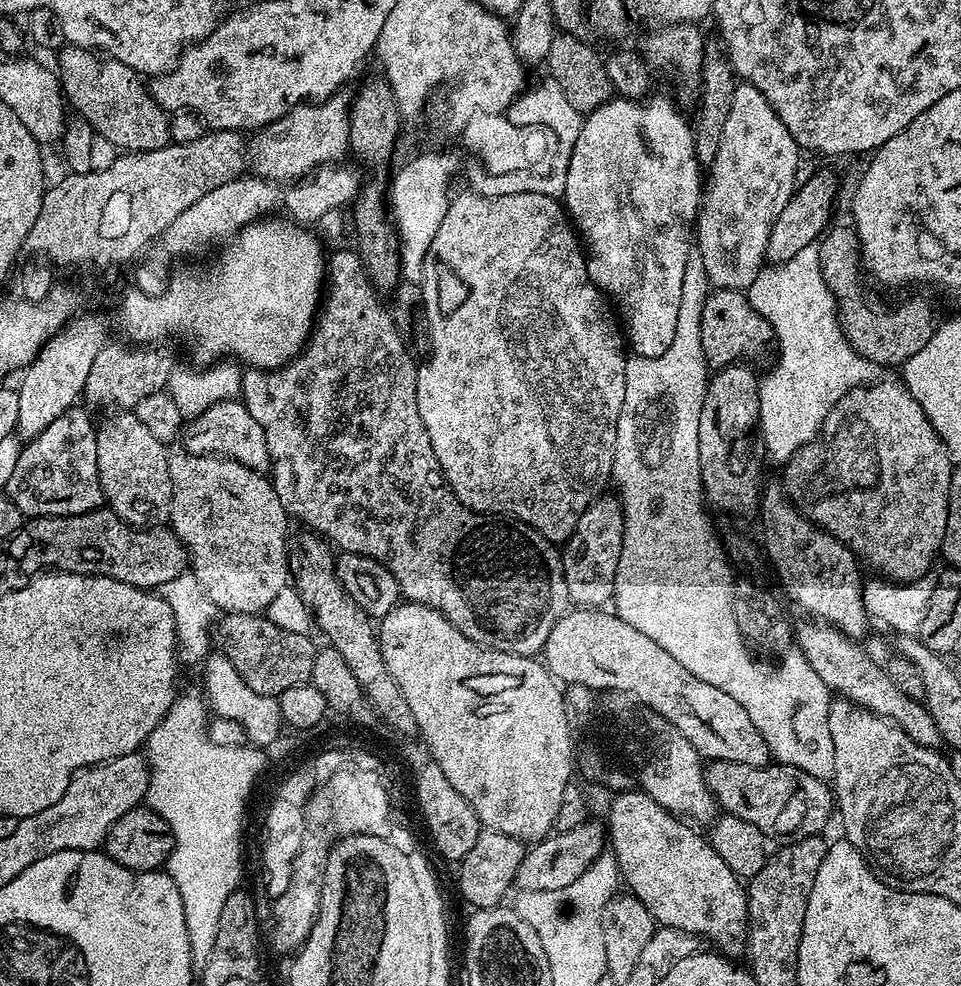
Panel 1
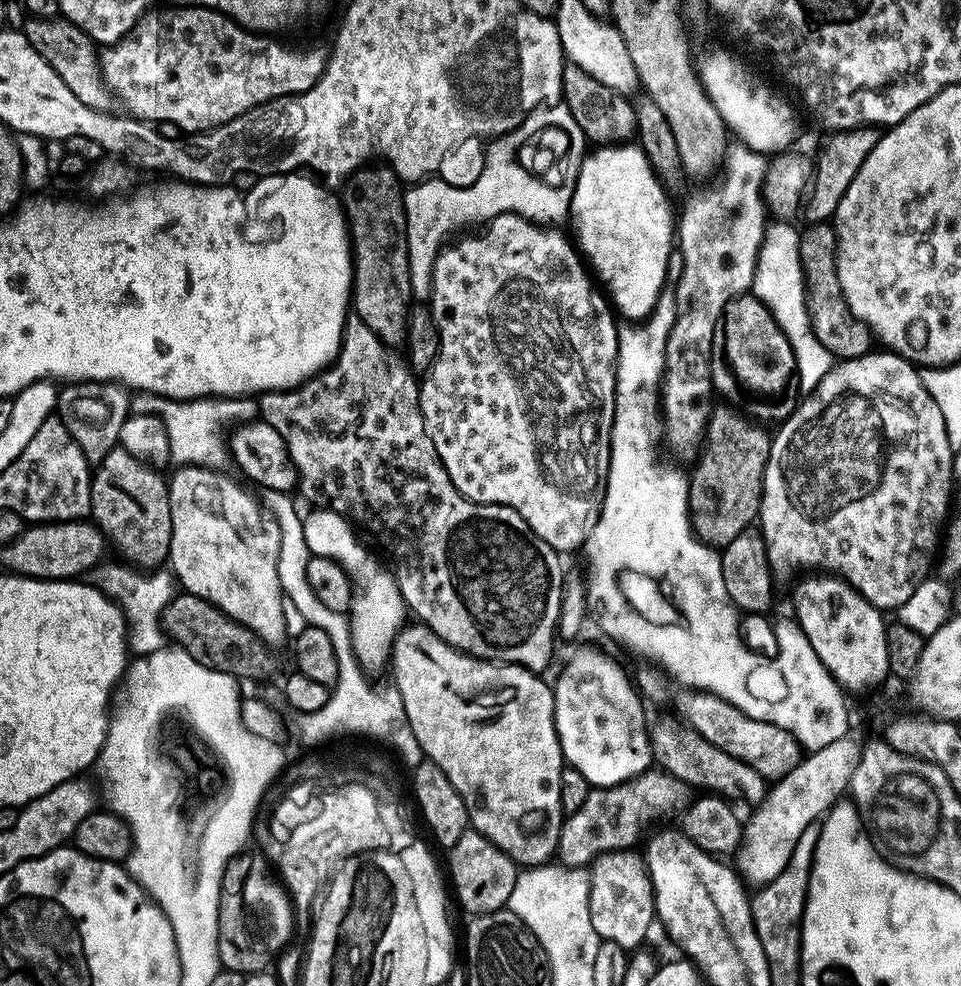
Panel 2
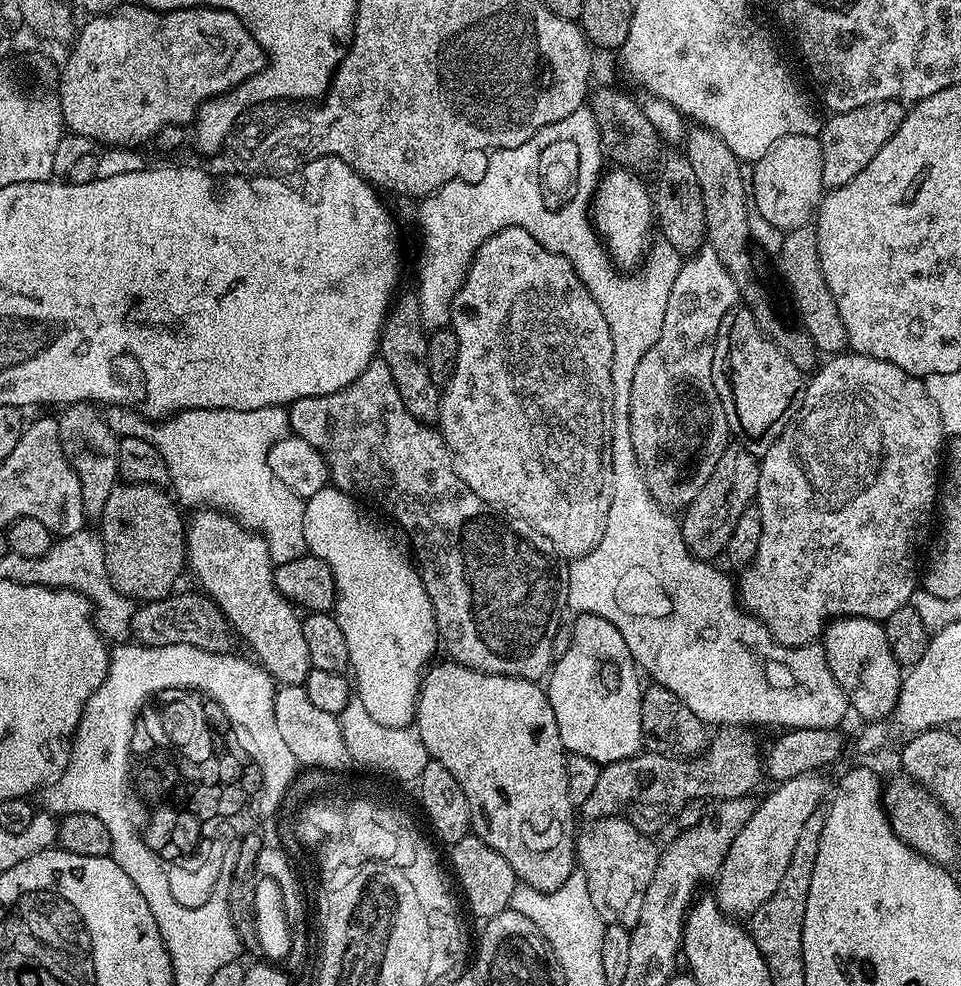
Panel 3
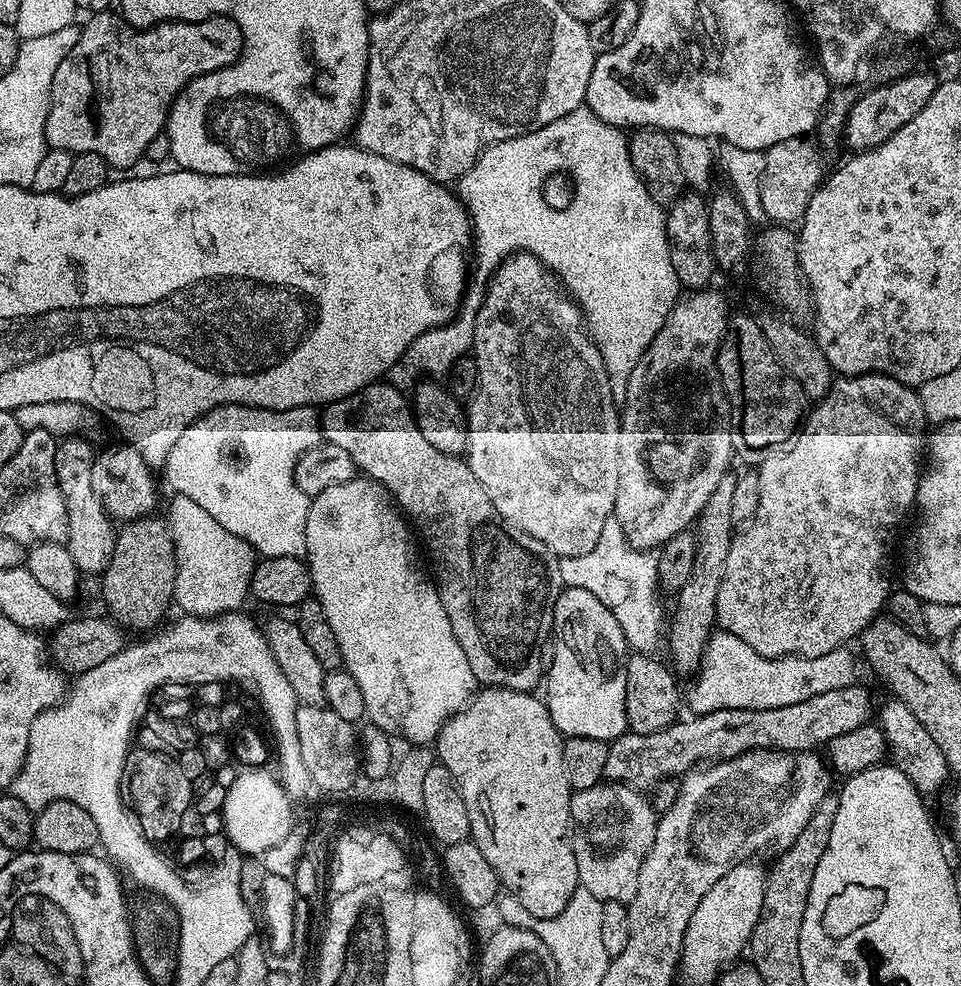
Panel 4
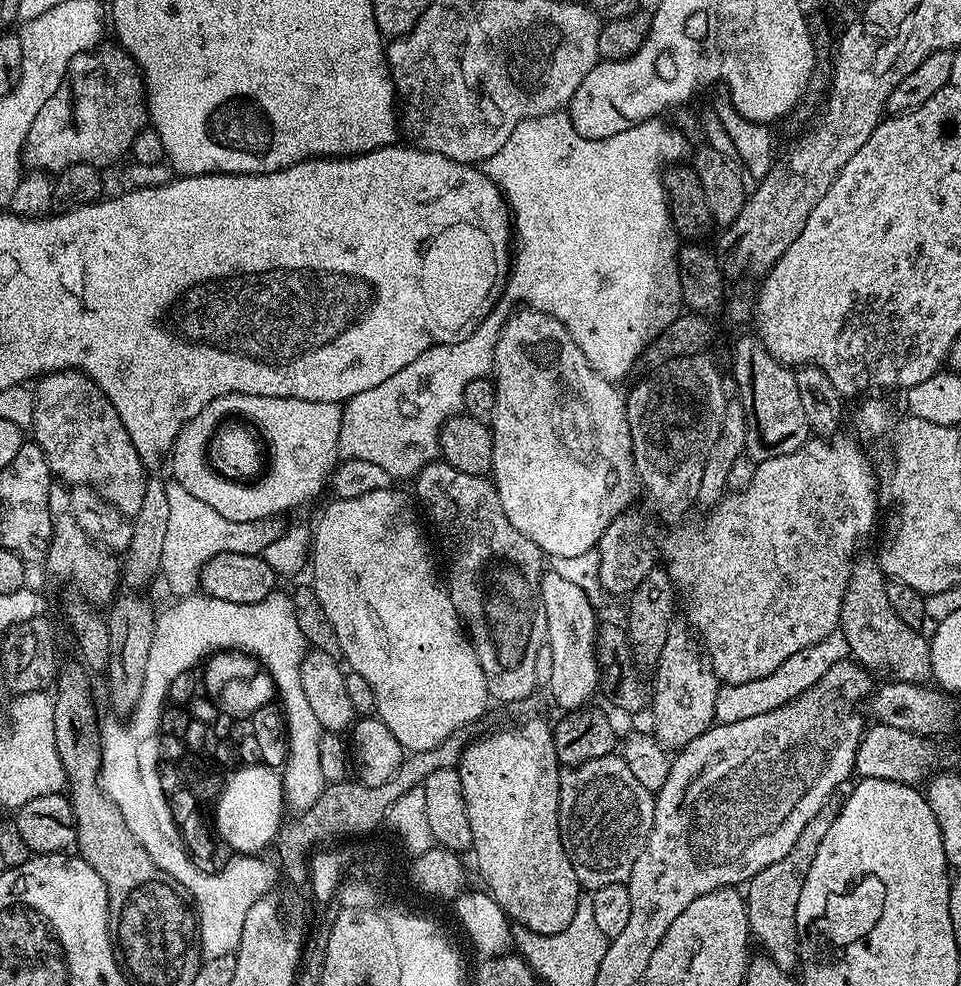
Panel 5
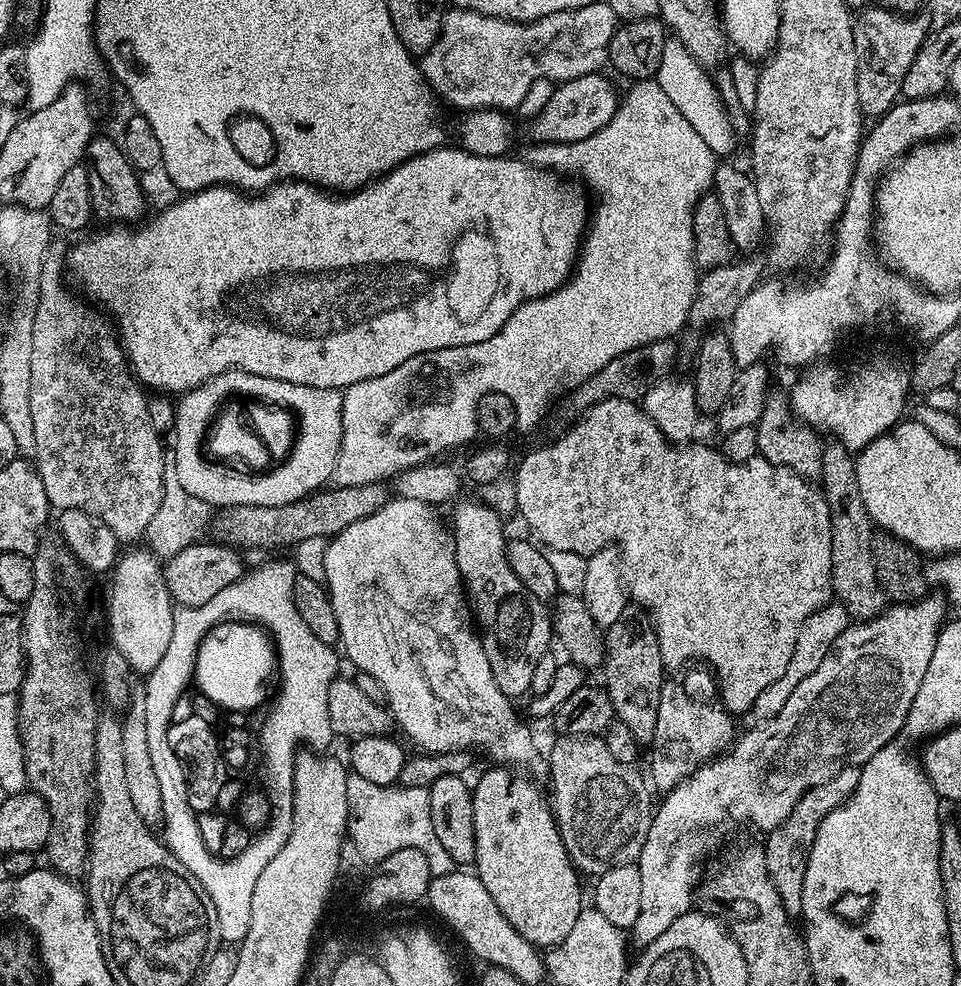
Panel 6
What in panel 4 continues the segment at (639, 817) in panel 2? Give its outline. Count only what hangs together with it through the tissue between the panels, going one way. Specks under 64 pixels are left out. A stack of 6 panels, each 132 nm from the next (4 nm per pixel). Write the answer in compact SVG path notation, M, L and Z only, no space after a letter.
M859 683L838 690L826 690L826 694L814 694L814 698L806 698L806 702L794 702L794 706L778 706L770 710L714 710L693 715L693 720L681 719L673 722L668 728L658 730L654 734L638 734L631 730L617 740L608 744L606 754L606 770L604 780L618 784L628 784L637 790L651 790L661 780L671 780L691 773L692 769L705 762L729 760L740 756L743 752L753 752L765 748L771 752L811 752L823 749L838 734L850 734L850 730L858 730L858 726L869 723L874 716L872 696Z

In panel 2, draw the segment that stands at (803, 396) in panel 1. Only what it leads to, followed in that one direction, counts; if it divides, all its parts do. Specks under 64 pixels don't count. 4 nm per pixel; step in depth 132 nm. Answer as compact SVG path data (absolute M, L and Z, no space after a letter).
M772 222L765 227L764 240L760 244L756 259L755 278L752 281L752 294L767 306L778 326L786 334L796 359L796 378L799 387L811 390L822 382L822 378L833 366L834 358L812 329L808 313L808 291L804 289L804 271L800 261L801 233L796 232L792 222Z

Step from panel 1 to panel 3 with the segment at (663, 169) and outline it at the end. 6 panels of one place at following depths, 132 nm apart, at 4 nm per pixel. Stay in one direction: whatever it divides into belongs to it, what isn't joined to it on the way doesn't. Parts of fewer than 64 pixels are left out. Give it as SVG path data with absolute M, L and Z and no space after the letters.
M616 166L613 172L605 171L596 186L596 194L590 205L590 219L596 229L597 236L604 242L608 255L612 257L612 263L620 270L636 270L643 265L644 257L647 256L650 241L654 236L654 196L643 184L641 177L635 172Z

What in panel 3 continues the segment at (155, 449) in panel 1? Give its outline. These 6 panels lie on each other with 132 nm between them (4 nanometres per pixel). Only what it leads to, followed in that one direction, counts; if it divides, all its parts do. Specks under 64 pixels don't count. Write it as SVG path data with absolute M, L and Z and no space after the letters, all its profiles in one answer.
M120 482L117 483L114 490L110 490L110 498L106 498L106 506L98 518L98 524L100 524L98 525L98 531L101 540L104 541L104 553L106 554L106 570L108 571L108 577L114 582L116 589L118 589L123 596L127 596L129 600L133 602L147 602L149 600L161 600L162 598L173 595L174 589L177 587L175 584L180 580L180 571L185 571L186 568L186 520L185 517L180 517L179 510L181 511L177 501L173 499L163 487L155 484Z

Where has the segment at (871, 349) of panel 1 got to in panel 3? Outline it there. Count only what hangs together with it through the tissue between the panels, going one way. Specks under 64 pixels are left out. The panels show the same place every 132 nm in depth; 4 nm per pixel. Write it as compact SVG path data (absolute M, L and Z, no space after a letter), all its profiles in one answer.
M811 223L789 231L780 248L778 261L784 267L784 276L796 295L796 308L800 311L799 323L803 331L824 354L840 354L848 348L846 326L842 324L842 314L838 314L838 302L834 302L834 294L826 282L826 274L822 272L822 262L818 254L818 238L815 227Z

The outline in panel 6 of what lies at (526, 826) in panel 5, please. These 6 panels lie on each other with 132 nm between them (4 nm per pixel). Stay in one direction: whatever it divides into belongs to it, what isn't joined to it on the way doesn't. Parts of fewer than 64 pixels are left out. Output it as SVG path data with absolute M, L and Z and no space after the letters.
M492 766L489 772L480 776L480 781L472 788L474 802L474 842L476 843L476 863L474 872L483 886L490 892L510 926L537 949L547 950L560 944L566 934L578 922L582 907L580 901L581 873L572 865L566 846L560 837L556 817L549 797L531 780L531 775L508 766Z

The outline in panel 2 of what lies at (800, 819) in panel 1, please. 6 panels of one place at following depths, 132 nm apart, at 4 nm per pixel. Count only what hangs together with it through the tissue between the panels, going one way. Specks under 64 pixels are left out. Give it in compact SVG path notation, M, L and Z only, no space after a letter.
M675 715L664 716L656 725L651 725L652 759L663 771L668 772L682 783L695 788L704 788L705 793L727 798L729 801L745 800L751 806L758 806L768 795L769 785L746 762L718 750L702 734L698 734Z

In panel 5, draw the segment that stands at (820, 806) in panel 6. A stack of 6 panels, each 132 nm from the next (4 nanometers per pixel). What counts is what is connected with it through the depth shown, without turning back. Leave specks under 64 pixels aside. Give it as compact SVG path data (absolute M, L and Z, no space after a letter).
M851 779L839 784L830 794L826 806L806 822L806 830L798 834L798 842L794 842L794 850L786 854L786 858L774 862L774 866L766 866L754 874L754 878L746 885L746 903L748 906L748 927L751 935L761 944L763 951L771 956L782 968L795 969L798 964L798 898L802 894L802 882L806 882L806 874L810 874L810 866L814 866L814 858L818 854L818 846L822 846L822 838L834 826L834 818L842 810L842 806L850 798L854 784Z

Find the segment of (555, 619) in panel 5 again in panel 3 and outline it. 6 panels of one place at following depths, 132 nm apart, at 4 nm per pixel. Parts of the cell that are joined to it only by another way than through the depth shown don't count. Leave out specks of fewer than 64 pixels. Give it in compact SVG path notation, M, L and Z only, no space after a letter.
M582 612L575 619L568 649L561 656L559 653L546 680L548 701L558 722L558 734L565 749L571 754L582 754L601 766L622 762L641 751L644 742L640 721L642 683L640 684L638 665L626 646L626 638L622 638L622 634L618 634L618 630L606 618Z

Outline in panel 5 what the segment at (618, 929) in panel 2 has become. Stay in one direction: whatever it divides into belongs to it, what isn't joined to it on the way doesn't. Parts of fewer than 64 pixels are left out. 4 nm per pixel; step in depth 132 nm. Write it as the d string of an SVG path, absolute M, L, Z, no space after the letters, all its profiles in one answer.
M620 754L594 758L560 774L560 837L581 889L623 884L654 826L655 795L634 778Z

